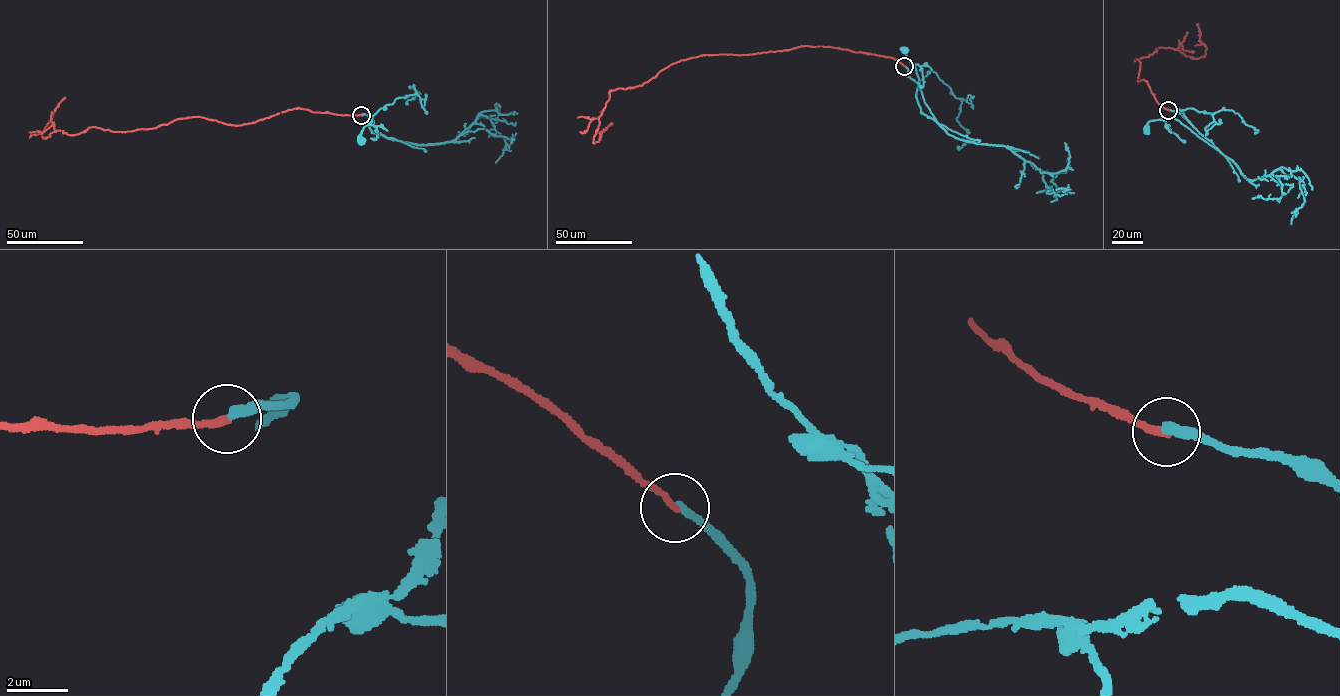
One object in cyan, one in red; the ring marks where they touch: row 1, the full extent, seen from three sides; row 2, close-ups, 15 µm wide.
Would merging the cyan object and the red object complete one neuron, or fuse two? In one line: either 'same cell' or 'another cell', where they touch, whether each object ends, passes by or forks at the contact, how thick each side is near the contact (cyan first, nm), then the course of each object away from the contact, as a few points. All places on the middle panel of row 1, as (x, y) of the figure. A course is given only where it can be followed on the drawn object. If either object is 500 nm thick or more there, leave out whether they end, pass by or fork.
another cell | (904, 66) | cyan ends | red ends | 280/240 nm | cyan via (904, 66), (907, 76), (917, 84), (920, 110), (935, 120), (919, 89), (914, 64), (904, 50) | red via (904, 66), (891, 57), (819, 46), (699, 55), (670, 64), (641, 85), (611, 90), (594, 143), (612, 123)

